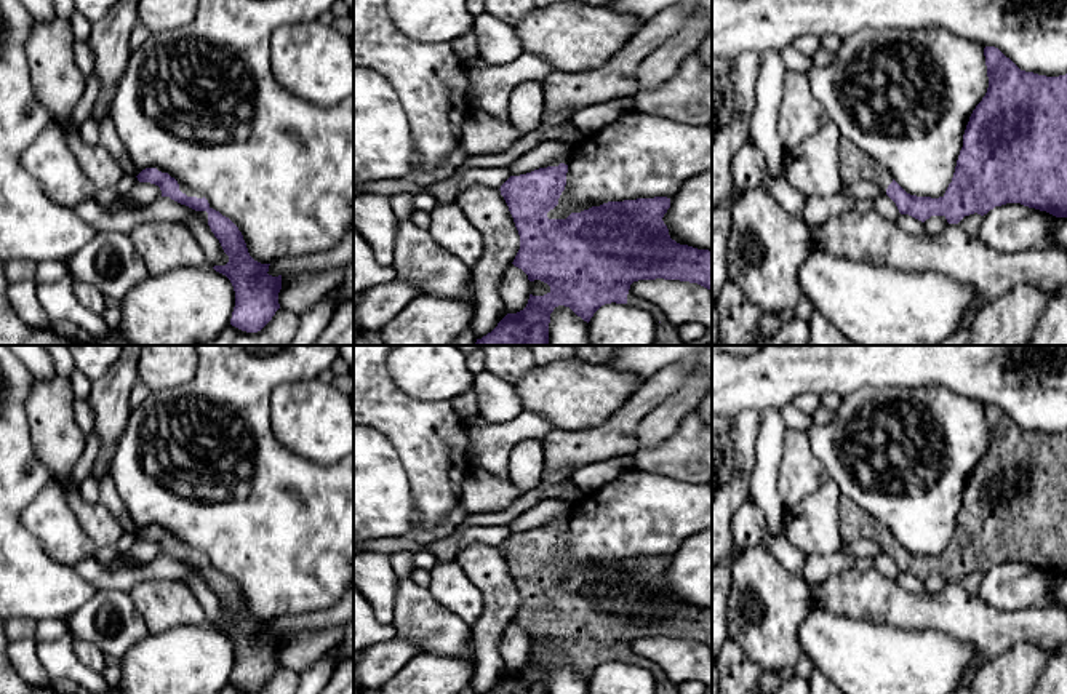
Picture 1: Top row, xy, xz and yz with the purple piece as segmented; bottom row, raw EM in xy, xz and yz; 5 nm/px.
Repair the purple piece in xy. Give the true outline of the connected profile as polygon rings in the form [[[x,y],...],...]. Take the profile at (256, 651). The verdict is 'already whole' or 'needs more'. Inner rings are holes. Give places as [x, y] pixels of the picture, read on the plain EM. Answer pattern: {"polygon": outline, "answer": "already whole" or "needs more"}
{"polygon": [[[146,526],[136,536],[139,540],[158,544],[162,555],[208,571],[208,584],[229,614],[226,624],[214,624],[213,627],[226,633],[235,649],[230,683],[246,691],[261,689],[280,667],[282,633],[269,633],[270,622],[261,622],[250,614],[238,585],[213,568],[202,552],[178,540],[163,526]]], "answer": "needs more"}

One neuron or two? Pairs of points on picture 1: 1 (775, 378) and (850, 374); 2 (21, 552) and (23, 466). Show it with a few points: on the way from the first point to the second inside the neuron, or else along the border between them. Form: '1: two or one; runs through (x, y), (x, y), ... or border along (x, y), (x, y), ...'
1: one; runs through (794, 374), (831, 374)
2: one; runs through (16, 531), (16, 486)

